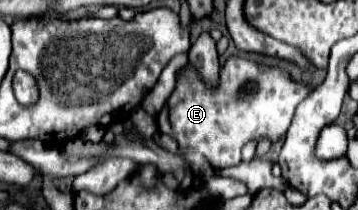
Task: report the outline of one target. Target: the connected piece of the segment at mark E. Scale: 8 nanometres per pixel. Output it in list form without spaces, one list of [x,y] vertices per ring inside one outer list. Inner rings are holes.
[[[232,56],[222,66],[220,84],[218,84],[218,90],[214,90],[214,94],[206,94],[206,90],[202,90],[202,86],[198,86],[198,82],[176,82],[172,96],[166,100],[164,108],[158,114],[158,128],[160,128],[160,132],[176,138],[182,148],[186,148],[188,144],[196,144],[216,168],[228,168],[228,166],[236,166],[240,162],[240,150],[248,140],[252,140],[252,138],[258,140],[260,136],[270,136],[274,142],[280,136],[284,136],[290,126],[296,106],[310,92],[312,92],[310,86],[290,80],[290,76],[284,70],[258,66],[246,58]]]

